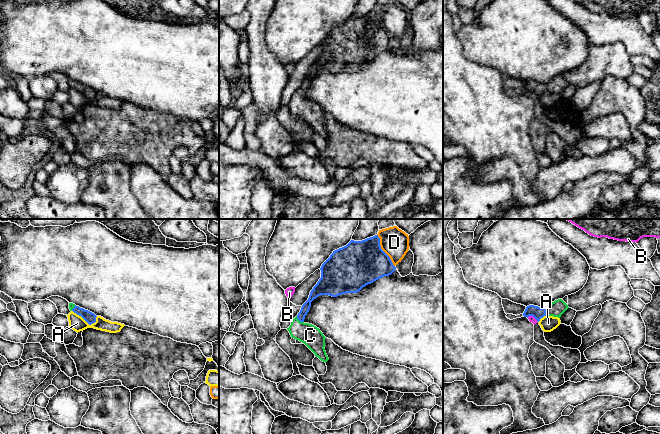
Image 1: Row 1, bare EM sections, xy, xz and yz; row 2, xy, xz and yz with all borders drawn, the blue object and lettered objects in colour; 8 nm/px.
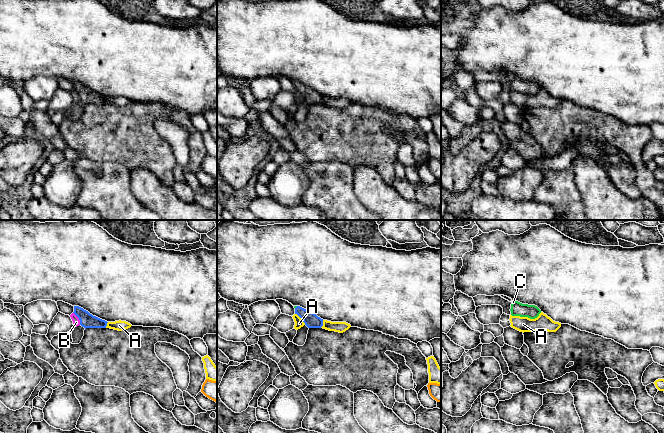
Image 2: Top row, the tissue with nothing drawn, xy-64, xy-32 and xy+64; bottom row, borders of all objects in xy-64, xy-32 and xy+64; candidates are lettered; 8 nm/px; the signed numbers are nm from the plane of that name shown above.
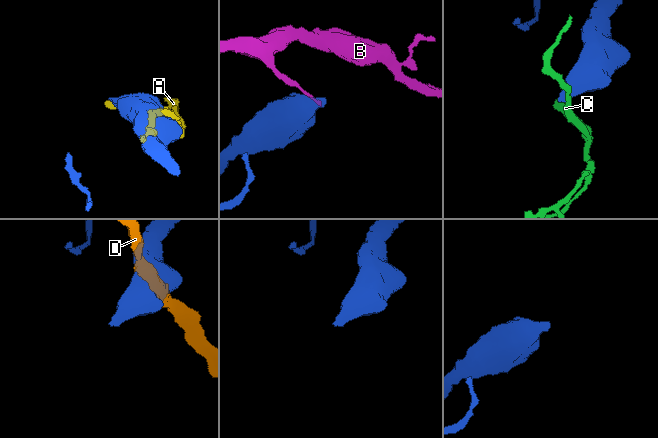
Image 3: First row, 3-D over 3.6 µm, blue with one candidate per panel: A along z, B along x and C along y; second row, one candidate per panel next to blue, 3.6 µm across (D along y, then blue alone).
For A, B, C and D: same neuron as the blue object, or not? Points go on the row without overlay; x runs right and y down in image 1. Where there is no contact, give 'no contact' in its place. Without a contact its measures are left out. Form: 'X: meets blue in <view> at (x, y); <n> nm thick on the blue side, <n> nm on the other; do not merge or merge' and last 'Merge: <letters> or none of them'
A: meets blue in xy at (84, 95); 90 nm thick on the blue side, 120 nm on the other; do not merge
B: meets blue in yz at (533, 92); 90 nm thick on the blue side, 50 nm on the other; do not merge
C: meets blue in xz at (299, 96); 70 nm thick on the blue side, 170 nm on the other; merge
D: meets blue in xz at (382, 26); 360 nm thick on the blue side, 220 nm on the other; do not merge
Merge: C

